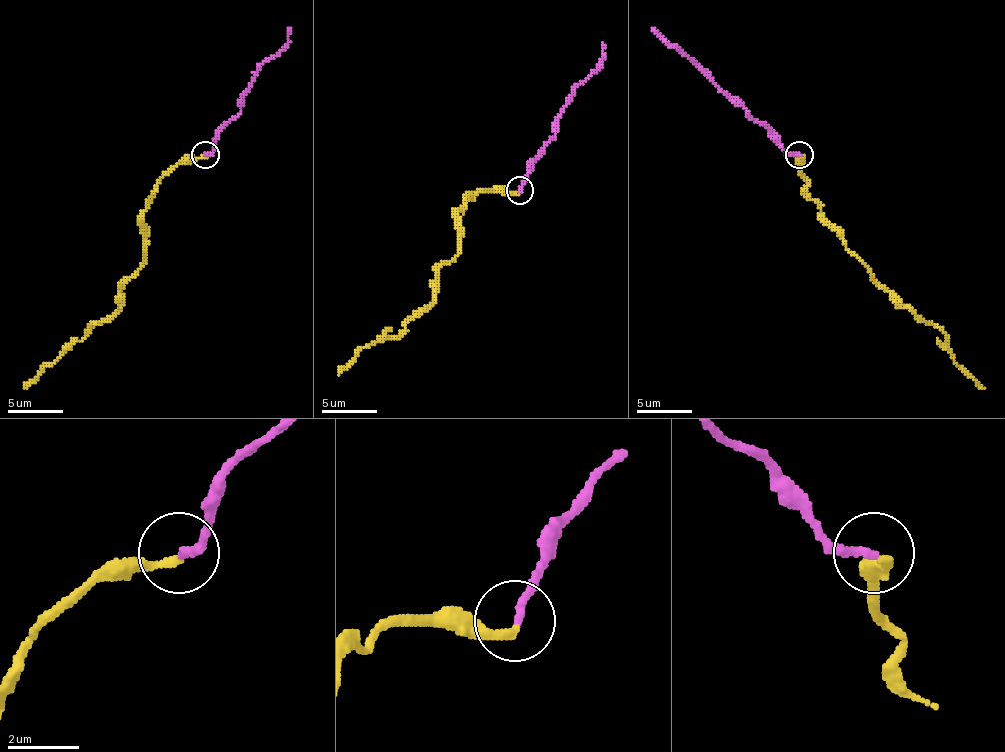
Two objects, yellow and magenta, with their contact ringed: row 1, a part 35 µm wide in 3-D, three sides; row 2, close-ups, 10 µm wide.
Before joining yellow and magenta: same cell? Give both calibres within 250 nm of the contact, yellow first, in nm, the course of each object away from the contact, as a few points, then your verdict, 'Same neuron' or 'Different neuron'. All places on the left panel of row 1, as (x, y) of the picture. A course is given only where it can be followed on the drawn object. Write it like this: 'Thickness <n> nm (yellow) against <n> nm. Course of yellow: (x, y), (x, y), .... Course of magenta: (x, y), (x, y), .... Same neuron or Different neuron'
Thickness 240 nm (yellow) against 240 nm. Course of yellow: (204, 155), (182, 158), (163, 177), (143, 216), (143, 263), (124, 285), (121, 305), (24, 388). Course of magenta: (204, 155), (213, 150), (213, 138), (240, 111), (240, 94), (254, 72), (288, 41), (288, 28). Same neuron

